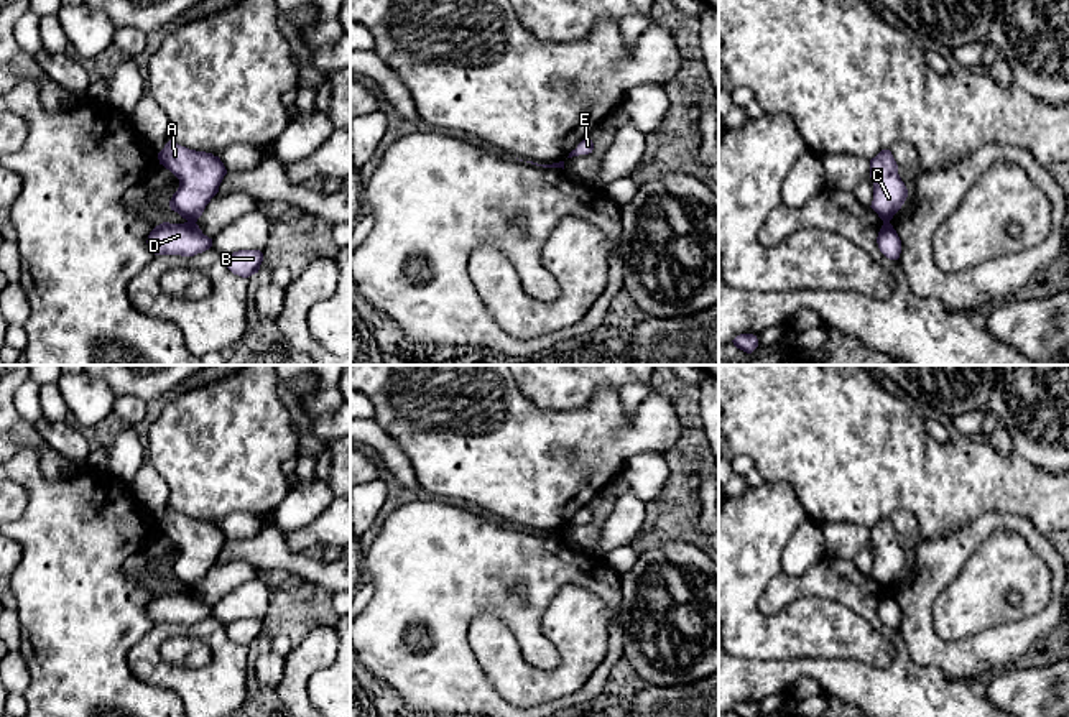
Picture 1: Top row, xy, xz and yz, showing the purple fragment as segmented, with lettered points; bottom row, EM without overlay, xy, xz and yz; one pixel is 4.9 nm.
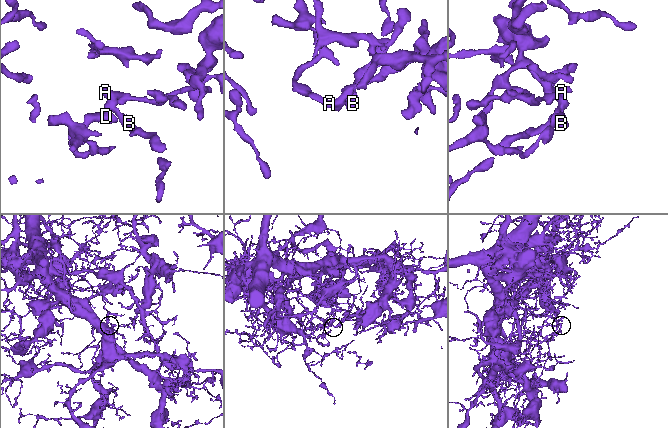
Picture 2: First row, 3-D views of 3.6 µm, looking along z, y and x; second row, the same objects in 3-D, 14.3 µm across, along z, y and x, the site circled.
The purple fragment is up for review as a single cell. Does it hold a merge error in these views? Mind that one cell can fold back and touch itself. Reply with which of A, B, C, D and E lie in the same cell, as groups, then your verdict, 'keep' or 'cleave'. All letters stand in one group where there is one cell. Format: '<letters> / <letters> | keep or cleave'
A B C E / D | cleave

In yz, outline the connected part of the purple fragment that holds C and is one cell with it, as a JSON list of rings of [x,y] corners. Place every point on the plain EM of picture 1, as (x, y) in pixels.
[[[882,518],[870,528],[873,549],[872,577],[883,590],[890,590],[908,566],[908,557],[898,543],[898,533],[890,518]]]

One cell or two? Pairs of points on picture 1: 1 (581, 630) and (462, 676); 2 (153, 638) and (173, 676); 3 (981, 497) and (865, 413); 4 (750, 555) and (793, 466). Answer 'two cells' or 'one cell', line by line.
1: two cells
2: one cell
3: one cell
4: two cells

